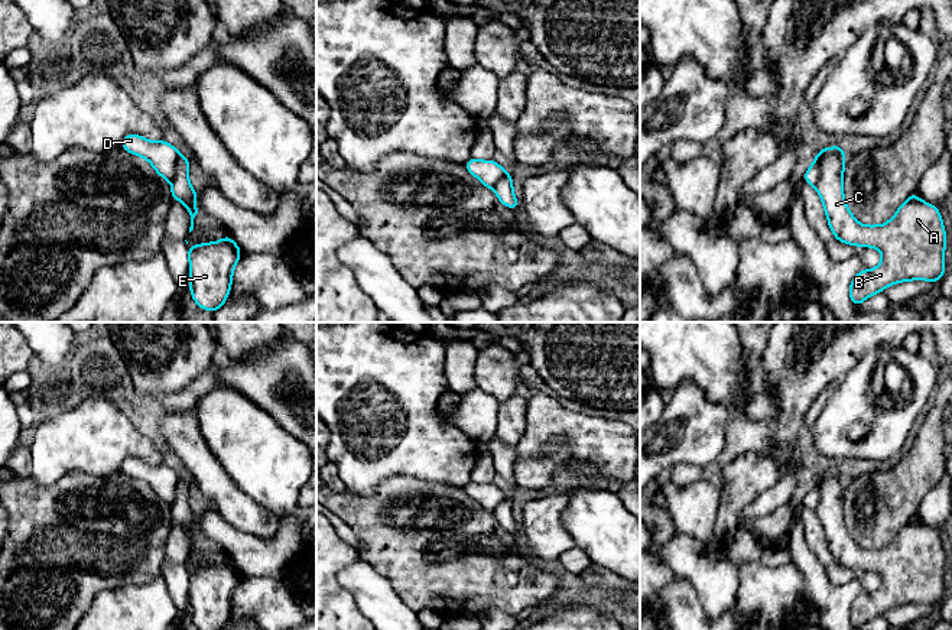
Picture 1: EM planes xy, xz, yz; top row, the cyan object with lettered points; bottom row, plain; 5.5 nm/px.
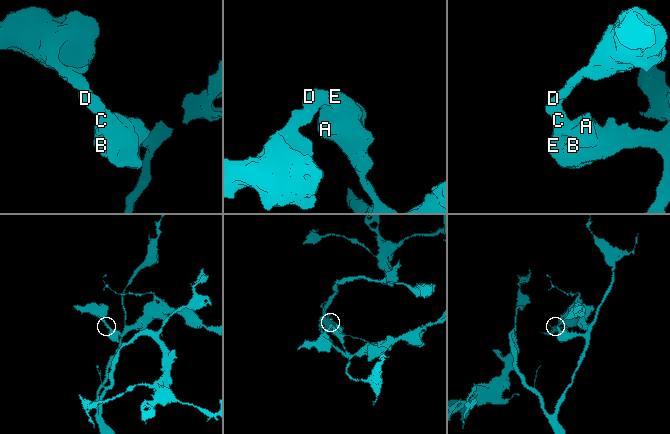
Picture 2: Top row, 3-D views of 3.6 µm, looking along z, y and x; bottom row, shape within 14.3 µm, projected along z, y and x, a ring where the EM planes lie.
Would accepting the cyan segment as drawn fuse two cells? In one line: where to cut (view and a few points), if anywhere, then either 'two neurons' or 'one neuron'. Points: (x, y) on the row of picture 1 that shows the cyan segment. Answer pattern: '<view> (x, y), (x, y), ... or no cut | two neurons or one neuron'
yz (842, 152), (829, 152), (821, 161), (819, 178), (815, 187) | two neurons

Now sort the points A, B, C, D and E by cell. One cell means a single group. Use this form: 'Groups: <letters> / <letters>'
Groups: A B C E / D

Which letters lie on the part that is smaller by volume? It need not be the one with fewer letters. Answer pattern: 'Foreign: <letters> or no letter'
Foreign: D

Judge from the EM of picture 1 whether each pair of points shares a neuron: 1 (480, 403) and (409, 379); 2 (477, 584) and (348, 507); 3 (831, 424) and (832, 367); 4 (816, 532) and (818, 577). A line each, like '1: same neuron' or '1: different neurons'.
1: different neurons
2: same neuron
3: different neurons
4: different neurons

